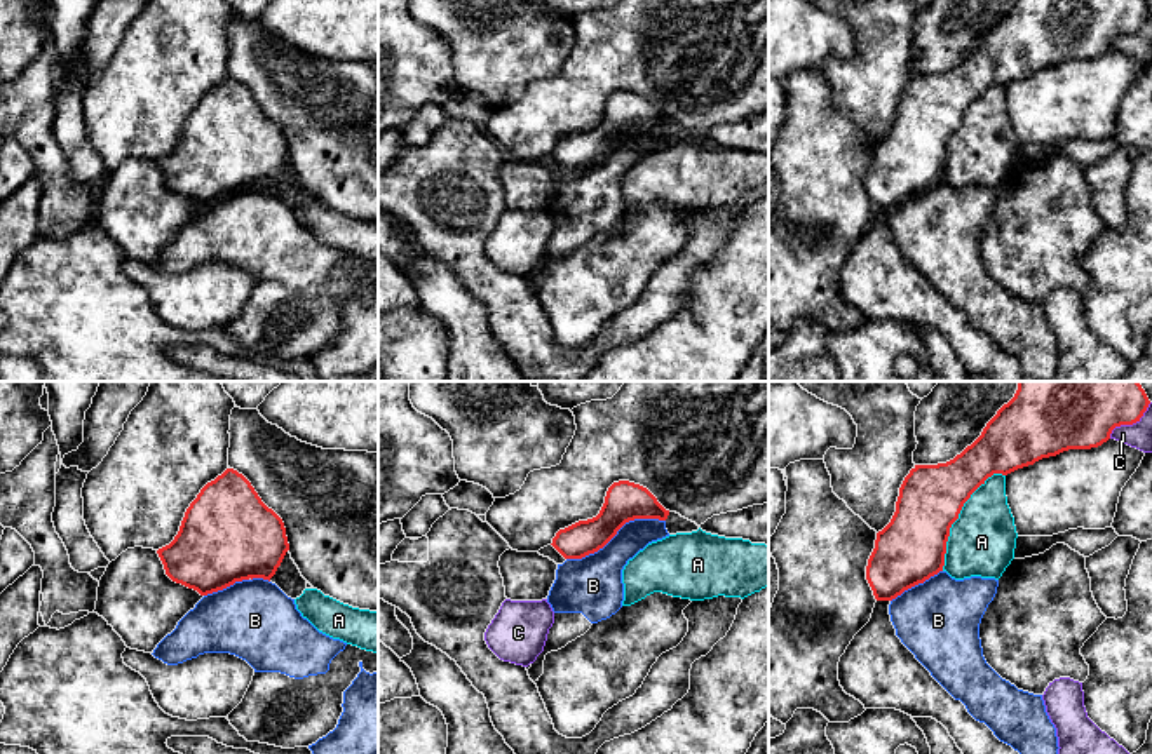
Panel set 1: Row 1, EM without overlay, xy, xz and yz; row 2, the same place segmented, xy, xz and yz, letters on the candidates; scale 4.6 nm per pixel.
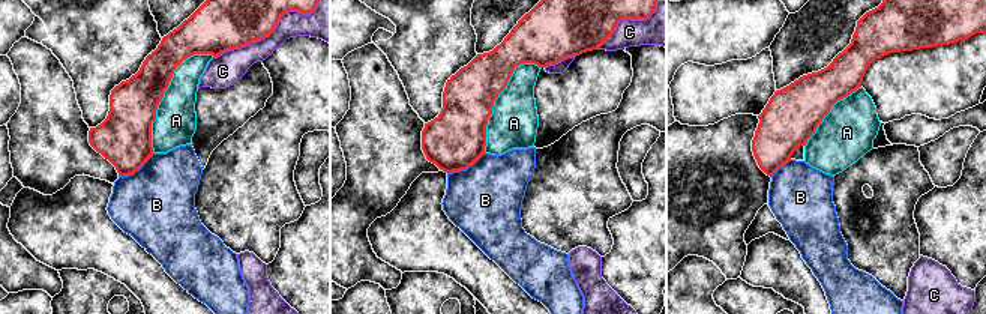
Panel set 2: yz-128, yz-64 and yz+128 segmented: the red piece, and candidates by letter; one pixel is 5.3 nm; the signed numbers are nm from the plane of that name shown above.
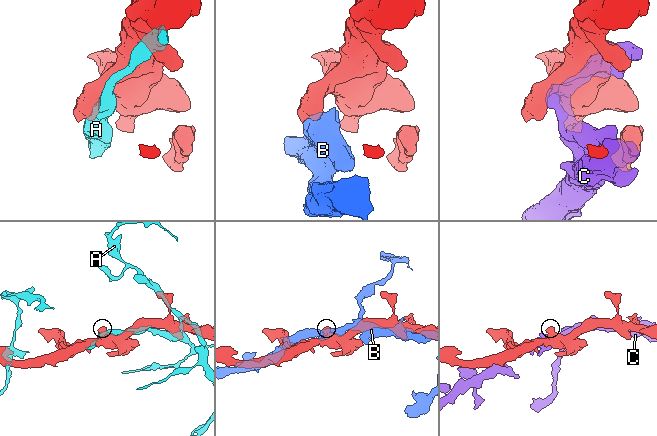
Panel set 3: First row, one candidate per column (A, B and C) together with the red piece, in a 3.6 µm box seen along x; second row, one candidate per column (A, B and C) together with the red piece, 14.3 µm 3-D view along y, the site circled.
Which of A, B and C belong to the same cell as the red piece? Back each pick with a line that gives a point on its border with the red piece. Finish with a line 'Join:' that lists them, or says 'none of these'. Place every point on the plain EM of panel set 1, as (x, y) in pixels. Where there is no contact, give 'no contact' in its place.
Join: none of these

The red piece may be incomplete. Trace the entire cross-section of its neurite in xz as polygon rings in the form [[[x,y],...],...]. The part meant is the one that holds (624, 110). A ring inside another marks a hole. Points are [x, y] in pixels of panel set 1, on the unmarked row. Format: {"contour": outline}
{"contour": [[[619,91],[608,98],[596,127],[559,139],[551,155],[565,169],[582,169],[603,158],[626,132],[634,129],[666,131],[667,125],[669,120],[647,98]]]}

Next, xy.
{"contour": [[[227,78],[200,99],[174,150],[157,164],[173,192],[207,205],[249,188],[270,192],[288,160],[282,129],[261,111],[242,84]]]}

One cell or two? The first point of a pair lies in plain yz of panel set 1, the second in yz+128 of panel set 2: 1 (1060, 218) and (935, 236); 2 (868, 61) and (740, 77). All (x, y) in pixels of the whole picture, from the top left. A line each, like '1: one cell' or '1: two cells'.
1: two cells
2: one cell

